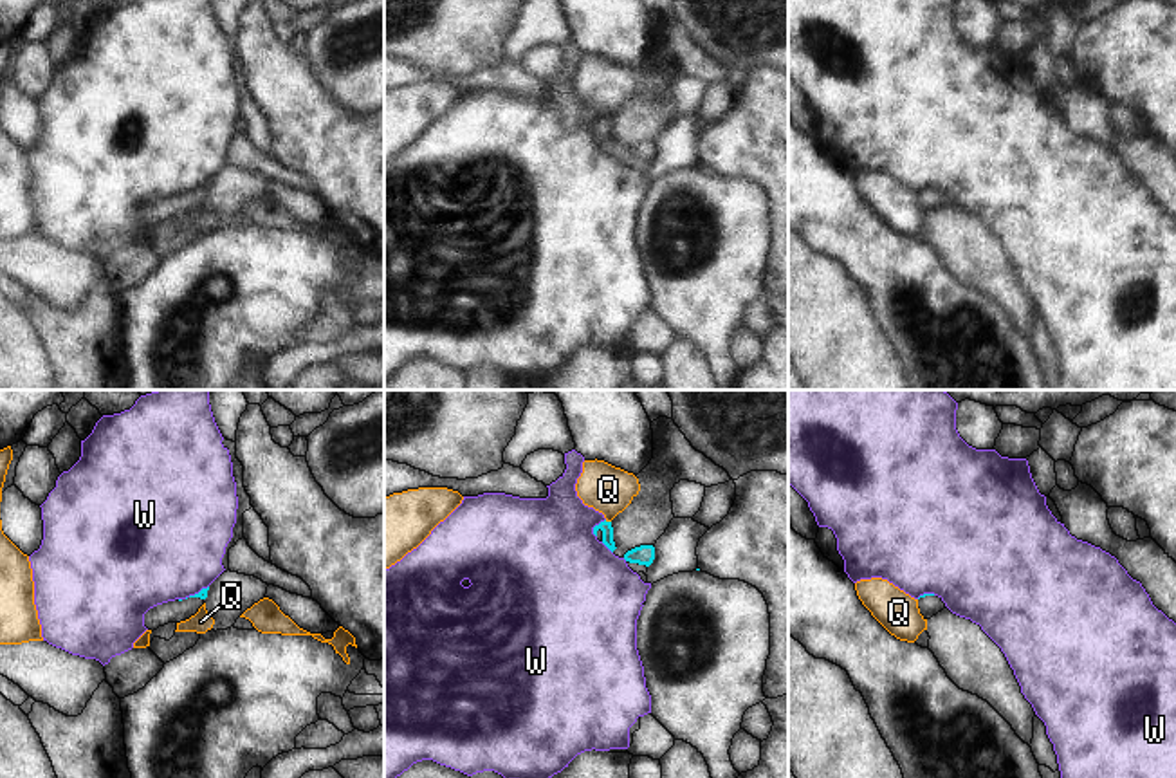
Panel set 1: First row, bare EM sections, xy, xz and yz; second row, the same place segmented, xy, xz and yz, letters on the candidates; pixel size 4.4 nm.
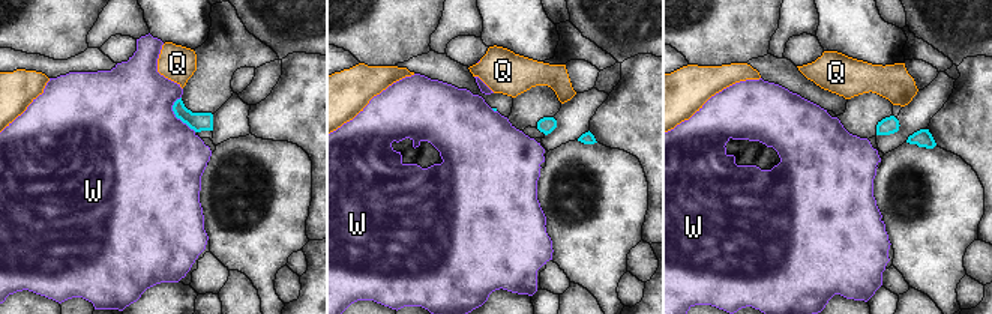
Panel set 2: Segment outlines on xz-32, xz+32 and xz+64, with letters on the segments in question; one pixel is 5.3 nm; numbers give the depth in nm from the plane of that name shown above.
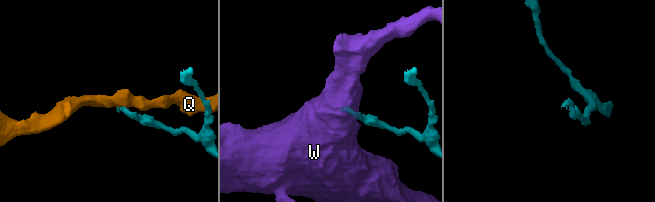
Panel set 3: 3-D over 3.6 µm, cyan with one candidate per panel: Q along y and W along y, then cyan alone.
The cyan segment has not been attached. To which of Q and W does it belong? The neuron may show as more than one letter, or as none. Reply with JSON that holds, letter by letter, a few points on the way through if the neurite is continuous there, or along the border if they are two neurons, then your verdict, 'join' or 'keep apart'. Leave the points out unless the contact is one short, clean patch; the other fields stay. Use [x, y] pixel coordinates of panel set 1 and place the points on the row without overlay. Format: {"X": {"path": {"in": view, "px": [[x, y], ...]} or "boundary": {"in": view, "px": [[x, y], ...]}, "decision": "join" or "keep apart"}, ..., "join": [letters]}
{"Q": {"boundary": {"in": "xz", "px": [[605, 116], [610, 118]]}, "decision": "keep apart"}, "W": {"boundary": {"in": "xz", "px": [[605, 114], [594, 123], [596, 132]]}, "decision": "keep apart"}, "join": []}

